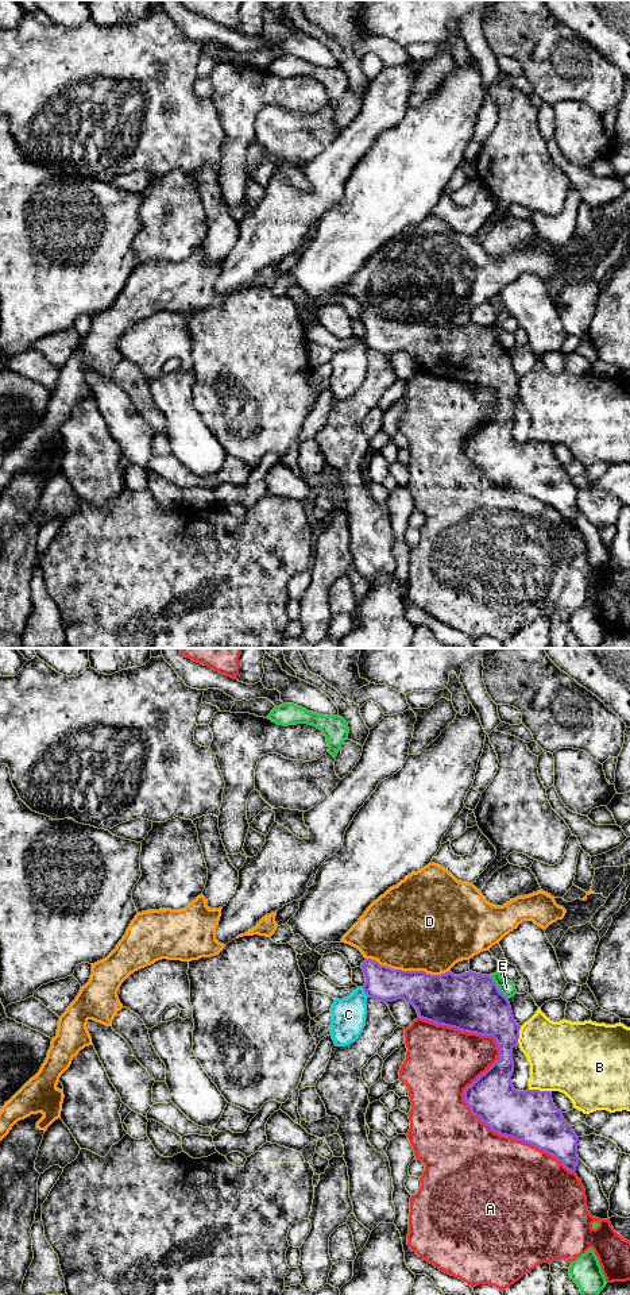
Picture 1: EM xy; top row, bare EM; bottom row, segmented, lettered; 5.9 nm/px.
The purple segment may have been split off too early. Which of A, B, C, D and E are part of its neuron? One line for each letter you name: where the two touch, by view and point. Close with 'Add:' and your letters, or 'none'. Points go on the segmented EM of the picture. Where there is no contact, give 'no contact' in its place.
Add: none

